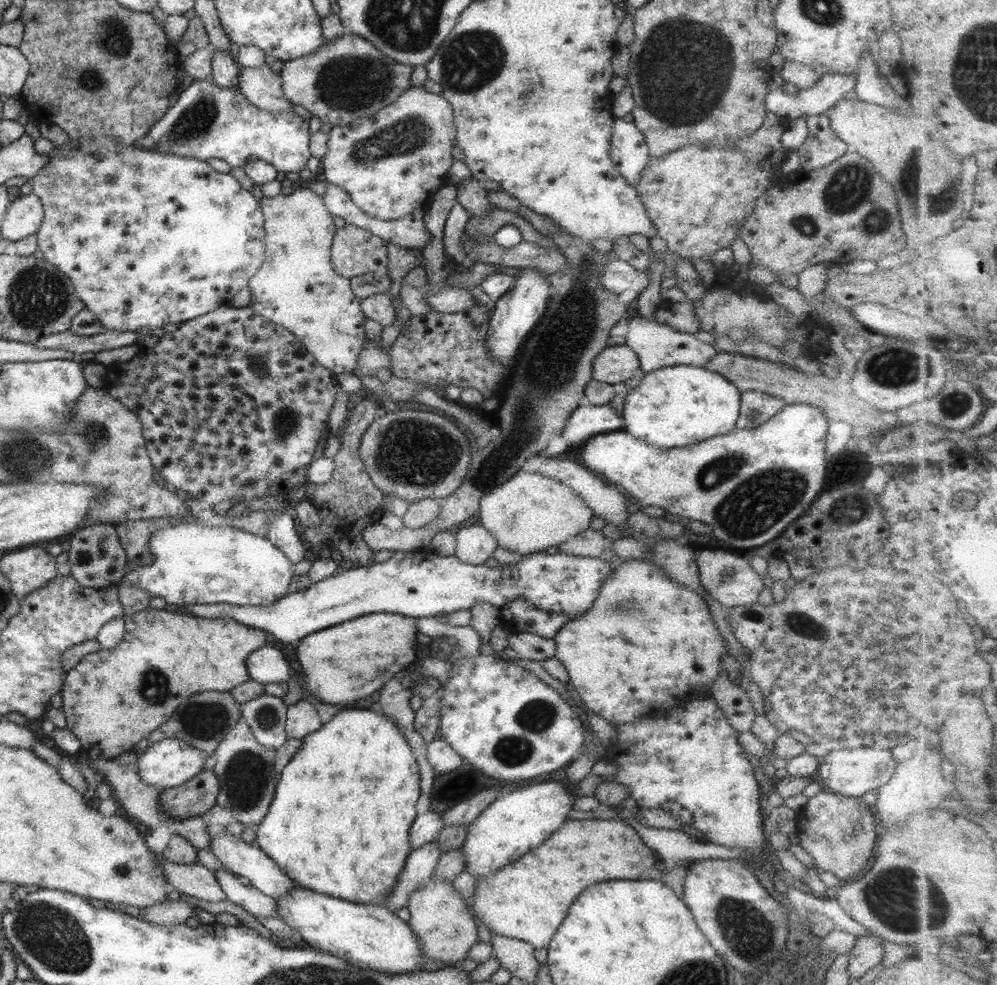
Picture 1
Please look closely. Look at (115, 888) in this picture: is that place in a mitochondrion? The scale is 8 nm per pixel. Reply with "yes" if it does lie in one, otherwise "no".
no

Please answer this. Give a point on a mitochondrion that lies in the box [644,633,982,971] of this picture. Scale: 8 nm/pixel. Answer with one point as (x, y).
(885, 896)

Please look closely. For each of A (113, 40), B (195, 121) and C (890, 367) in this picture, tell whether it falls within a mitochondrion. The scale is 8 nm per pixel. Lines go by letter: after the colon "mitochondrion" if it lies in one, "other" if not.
A: mitochondrion
B: mitochondrion
C: mitochondrion

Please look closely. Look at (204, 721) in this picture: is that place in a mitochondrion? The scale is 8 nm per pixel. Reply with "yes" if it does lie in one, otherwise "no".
yes

